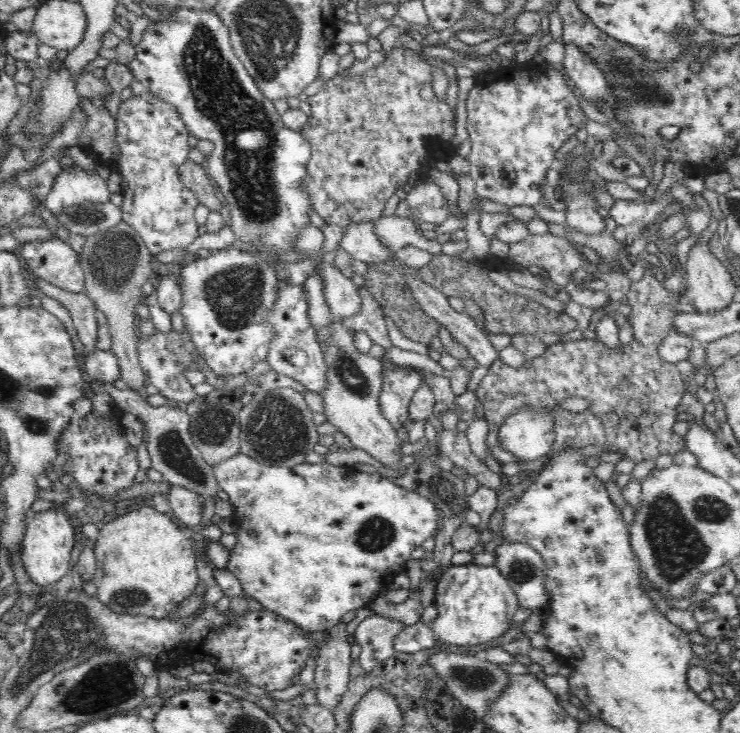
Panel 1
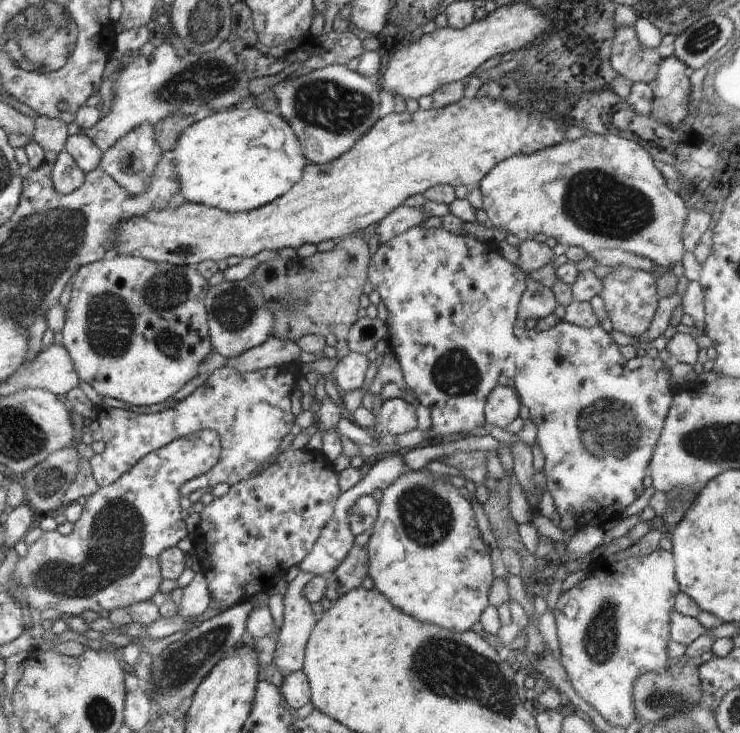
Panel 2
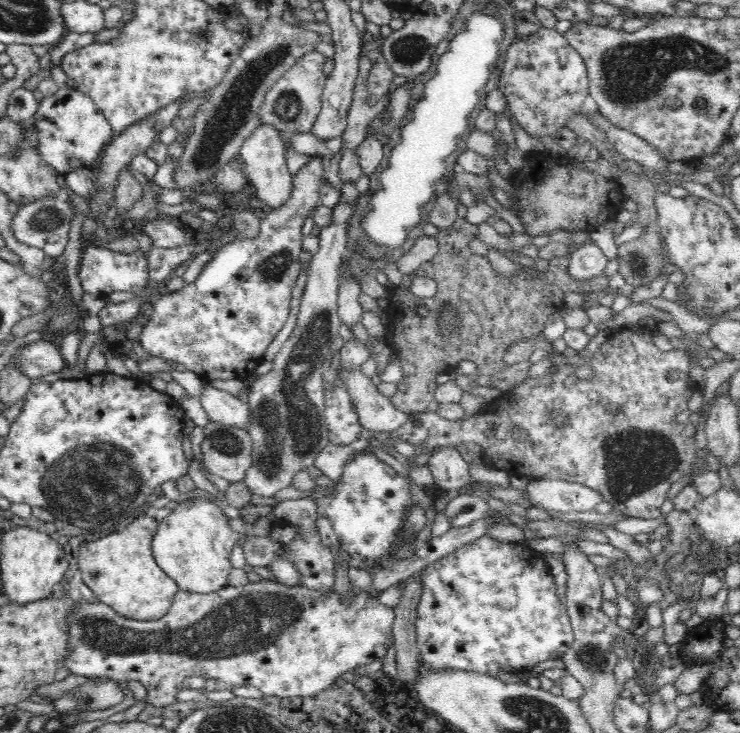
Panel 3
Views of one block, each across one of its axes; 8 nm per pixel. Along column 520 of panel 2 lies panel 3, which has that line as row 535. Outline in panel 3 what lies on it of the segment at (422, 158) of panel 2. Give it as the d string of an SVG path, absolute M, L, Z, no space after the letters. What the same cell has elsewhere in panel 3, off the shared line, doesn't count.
M140 516L125 526L121 532L107 534L86 542L80 549L78 568L83 583L94 592L96 598L111 606L118 614L134 620L162 618L173 603L179 588L155 561L152 552L158 522L148 516Z

